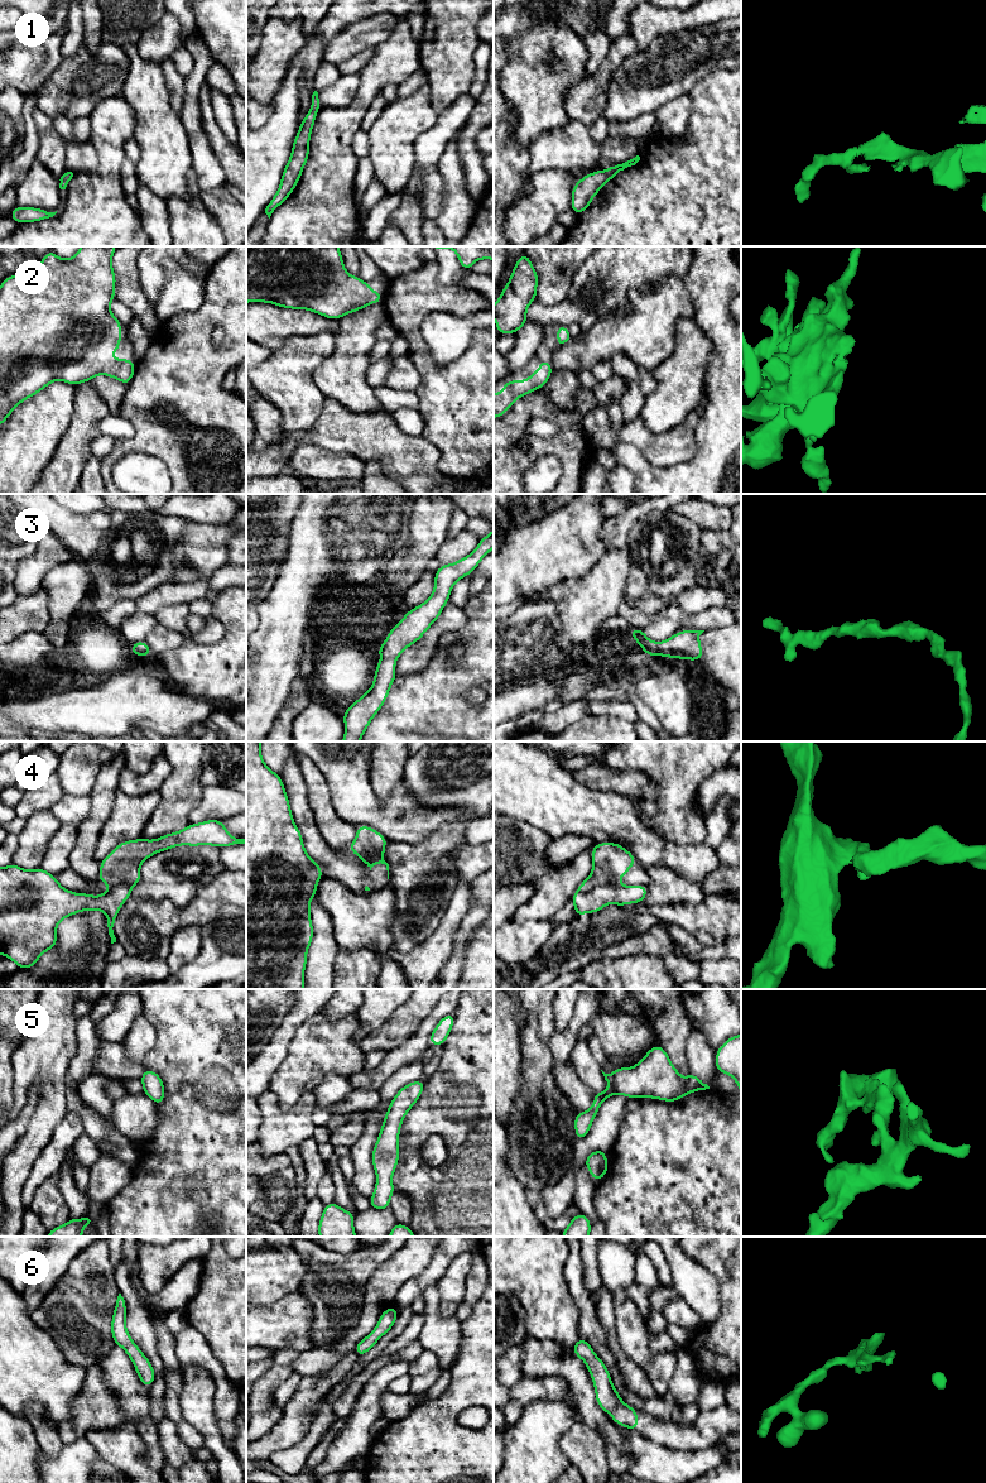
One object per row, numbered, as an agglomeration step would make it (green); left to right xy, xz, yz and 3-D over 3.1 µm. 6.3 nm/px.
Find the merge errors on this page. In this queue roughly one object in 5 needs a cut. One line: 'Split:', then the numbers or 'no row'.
Split: 4

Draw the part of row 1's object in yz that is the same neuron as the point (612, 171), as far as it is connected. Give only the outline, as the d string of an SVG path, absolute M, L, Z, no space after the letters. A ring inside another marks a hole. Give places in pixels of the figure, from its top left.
M640 157L635 158L617 165L607 167L605 173L602 169L586 174L581 178L572 188L572 202L571 210L577 215L585 212L591 205L592 198L598 193L598 191L609 183L616 174L627 167L635 165L640 160Z

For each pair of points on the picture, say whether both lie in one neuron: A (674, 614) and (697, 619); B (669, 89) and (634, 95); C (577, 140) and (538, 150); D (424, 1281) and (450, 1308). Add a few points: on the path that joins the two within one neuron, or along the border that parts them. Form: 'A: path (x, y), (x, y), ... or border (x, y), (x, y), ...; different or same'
A: border (686, 614), (679, 629); different
B: path (660, 89), (643, 90); same
C: path (567, 147), (548, 150); same
D: border (452, 1260), (436, 1285); different

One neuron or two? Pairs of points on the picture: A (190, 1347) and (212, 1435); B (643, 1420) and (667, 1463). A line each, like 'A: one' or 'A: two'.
A: two
B: two

